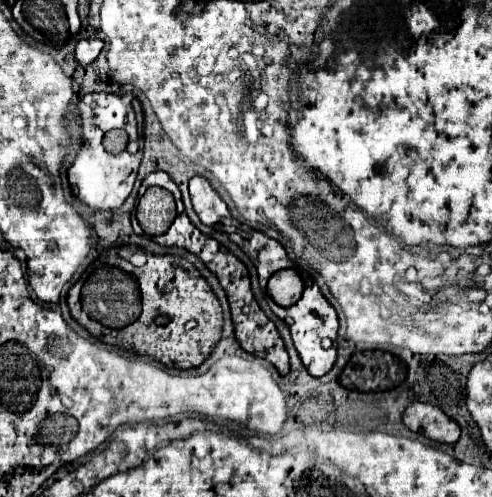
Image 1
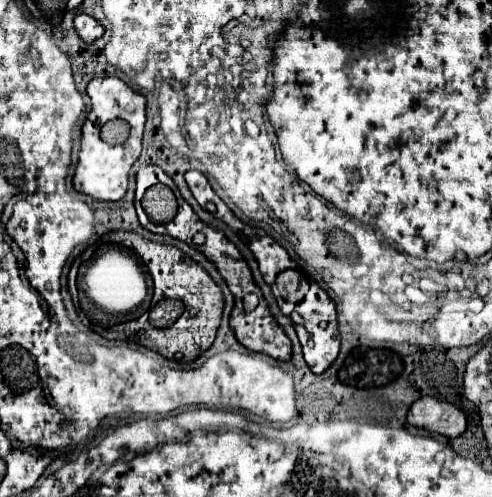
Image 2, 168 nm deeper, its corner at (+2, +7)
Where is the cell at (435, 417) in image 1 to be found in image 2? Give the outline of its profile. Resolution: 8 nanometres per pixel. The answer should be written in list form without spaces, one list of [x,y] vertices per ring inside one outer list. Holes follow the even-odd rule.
[[[420,397],[408,409],[408,423],[452,439],[464,433],[466,415],[452,403],[444,403],[434,397]]]

